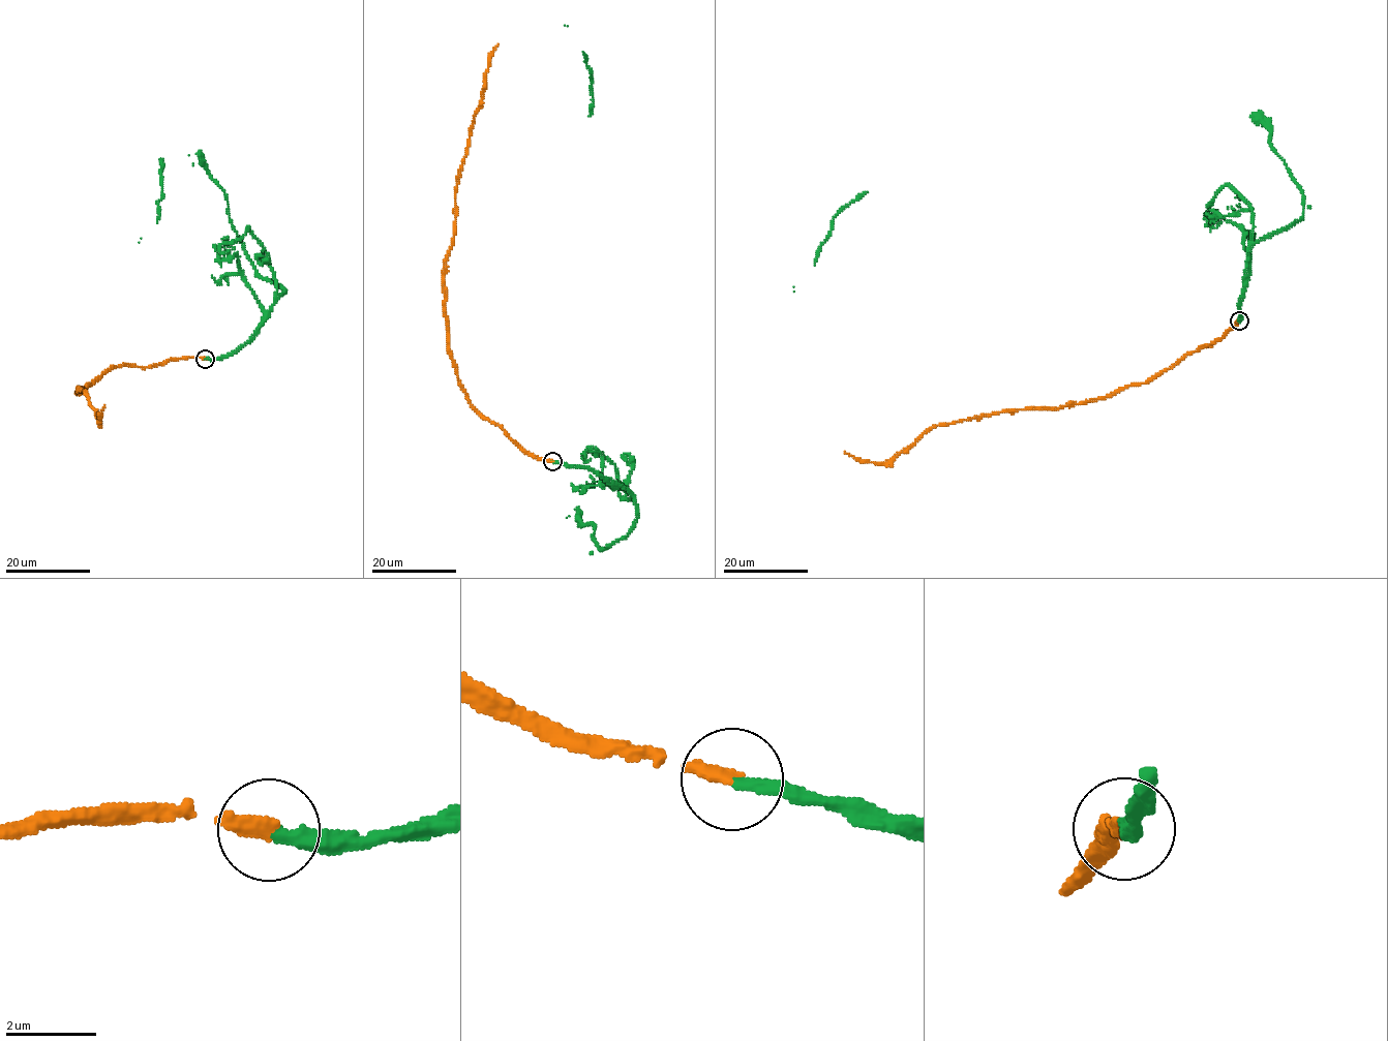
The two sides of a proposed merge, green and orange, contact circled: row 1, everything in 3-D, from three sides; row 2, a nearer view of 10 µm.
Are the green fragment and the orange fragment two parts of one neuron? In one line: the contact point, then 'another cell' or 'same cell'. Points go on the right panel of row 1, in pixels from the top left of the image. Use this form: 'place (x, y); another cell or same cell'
place (1239, 320); same cell

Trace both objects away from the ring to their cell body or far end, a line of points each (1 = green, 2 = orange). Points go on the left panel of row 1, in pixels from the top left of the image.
1: (205, 359), (239, 349), (253, 335), (261, 305), (237, 254), (231, 258), (218, 251), (161, 159), (156, 222)
2: (205, 359), (174, 358), (147, 368), (122, 363), (79, 392), (82, 390), (78, 387), (99, 422), (104, 405)

